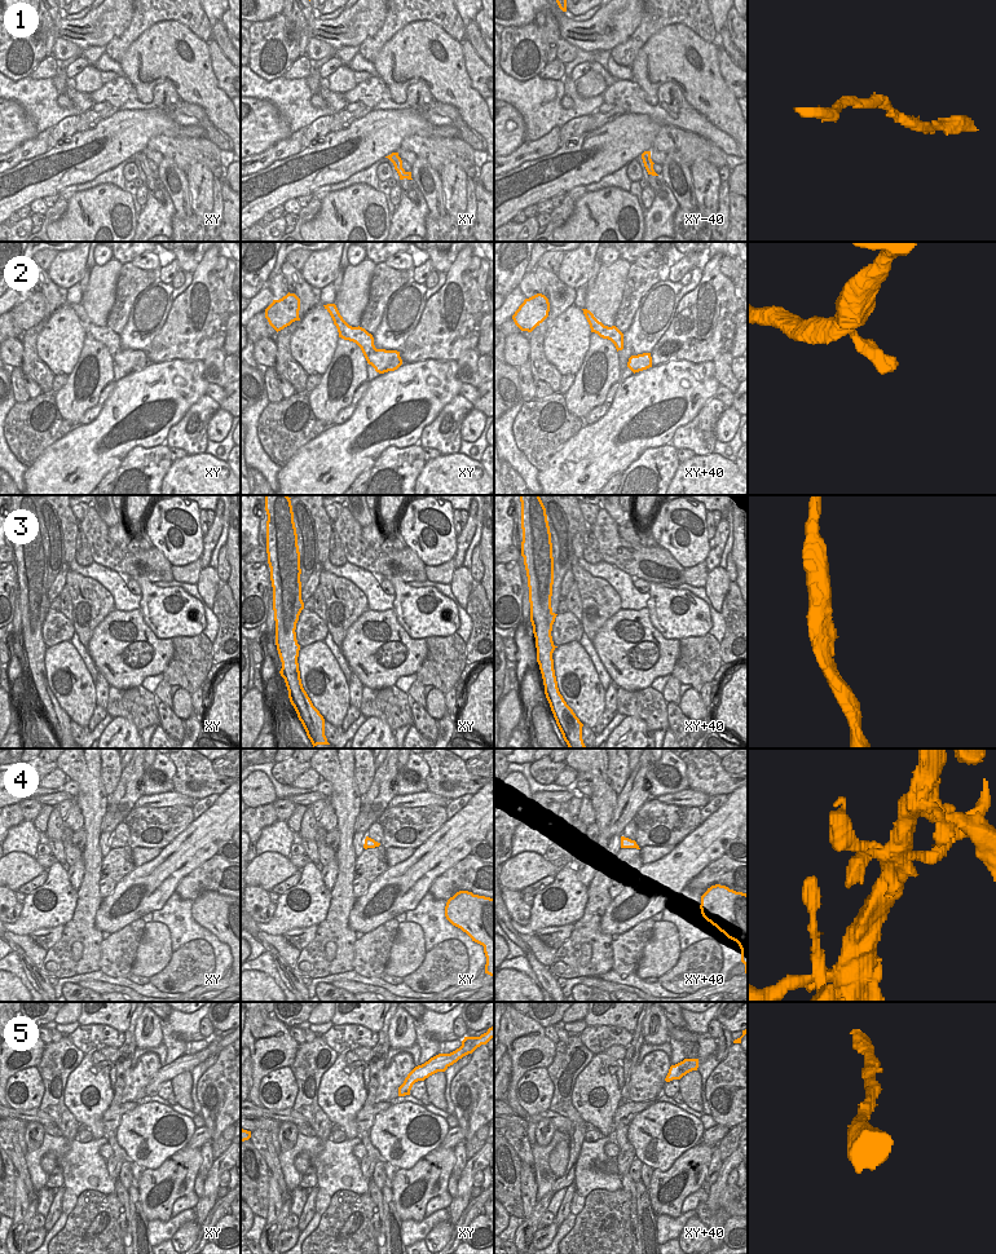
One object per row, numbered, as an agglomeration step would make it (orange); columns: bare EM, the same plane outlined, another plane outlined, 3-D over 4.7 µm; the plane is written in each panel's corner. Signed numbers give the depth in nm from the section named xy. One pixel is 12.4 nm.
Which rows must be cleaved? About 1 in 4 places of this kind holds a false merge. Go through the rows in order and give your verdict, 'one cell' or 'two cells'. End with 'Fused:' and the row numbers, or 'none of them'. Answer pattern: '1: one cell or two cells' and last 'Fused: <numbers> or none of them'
1: one cell
2: one cell
3: one cell
4: one cell
5: one cell
Fused: none of them

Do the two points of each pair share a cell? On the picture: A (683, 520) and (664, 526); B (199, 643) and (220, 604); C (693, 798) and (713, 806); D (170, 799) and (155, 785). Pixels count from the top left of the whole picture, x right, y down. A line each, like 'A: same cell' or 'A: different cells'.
A: same cell
B: different cells
C: different cells
D: different cells

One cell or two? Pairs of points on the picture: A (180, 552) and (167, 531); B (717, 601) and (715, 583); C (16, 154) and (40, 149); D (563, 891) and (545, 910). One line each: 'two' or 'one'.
A: one
B: one
C: one
D: one

